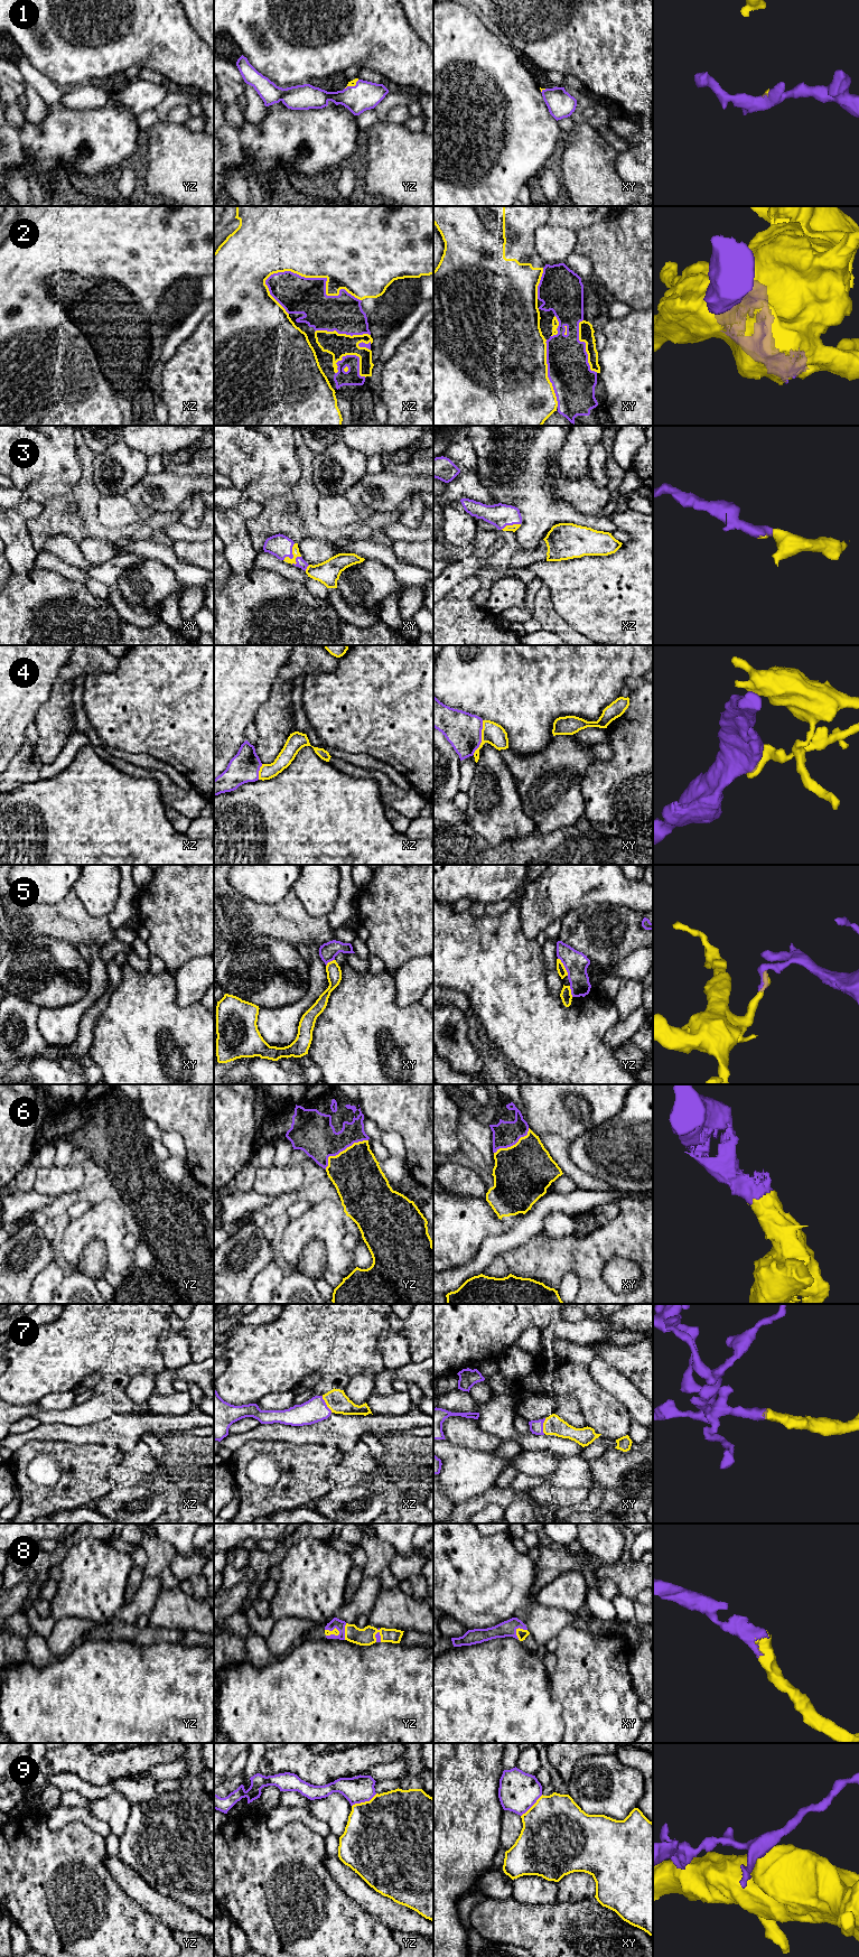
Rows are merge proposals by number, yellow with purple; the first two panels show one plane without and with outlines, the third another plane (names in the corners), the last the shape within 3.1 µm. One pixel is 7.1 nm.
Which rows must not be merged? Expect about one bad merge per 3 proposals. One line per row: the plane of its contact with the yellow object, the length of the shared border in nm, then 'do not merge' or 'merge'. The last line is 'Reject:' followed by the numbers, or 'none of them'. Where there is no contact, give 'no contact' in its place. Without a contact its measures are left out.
1: contact in yz; length 120 nm; merge
2: contact in xz; length 700 nm; do not merge
3: contact in xy; length 160 nm; merge
4: contact in xy; length 260 nm; do not merge
5: contact in yz; length 150 nm; do not merge
6: contact in yz; length 380 nm; merge
7: contact in xz; length 140 nm; merge
8: contact in xy; length 100 nm; merge
9: contact in yz; length 200 nm; do not merge
Reject: 2, 4, 5, 9

